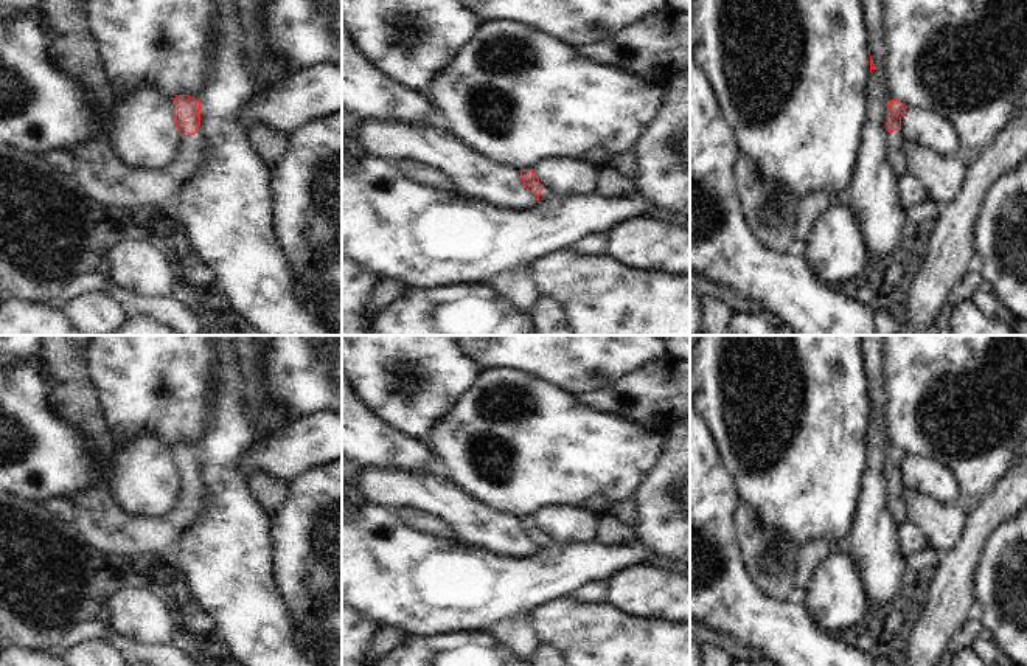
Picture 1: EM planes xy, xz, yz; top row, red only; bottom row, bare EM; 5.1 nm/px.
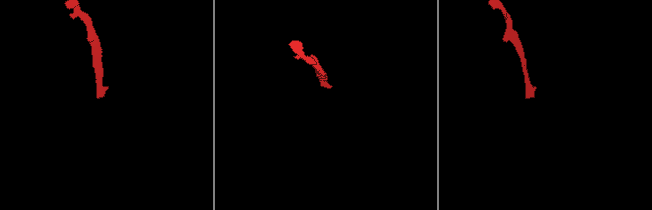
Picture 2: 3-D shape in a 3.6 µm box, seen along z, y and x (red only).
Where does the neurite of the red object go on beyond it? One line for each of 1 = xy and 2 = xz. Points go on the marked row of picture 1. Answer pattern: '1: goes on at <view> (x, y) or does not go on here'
1: goes on at xy (70, 47)
2: goes on at xz (546, 194)

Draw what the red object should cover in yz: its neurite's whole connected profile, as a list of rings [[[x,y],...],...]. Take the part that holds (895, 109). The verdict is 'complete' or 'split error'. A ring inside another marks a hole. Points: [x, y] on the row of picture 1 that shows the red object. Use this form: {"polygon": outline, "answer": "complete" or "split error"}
{"polygon": [[[892,99],[887,107],[887,129],[889,129],[889,154],[890,166],[896,177],[904,177],[909,174],[909,157],[907,157],[907,143],[901,134],[901,116],[906,112],[907,106],[898,99]]], "answer": "split error"}

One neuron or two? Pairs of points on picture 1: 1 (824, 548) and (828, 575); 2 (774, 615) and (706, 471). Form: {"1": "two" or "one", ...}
{"1": "two", "2": "one"}

